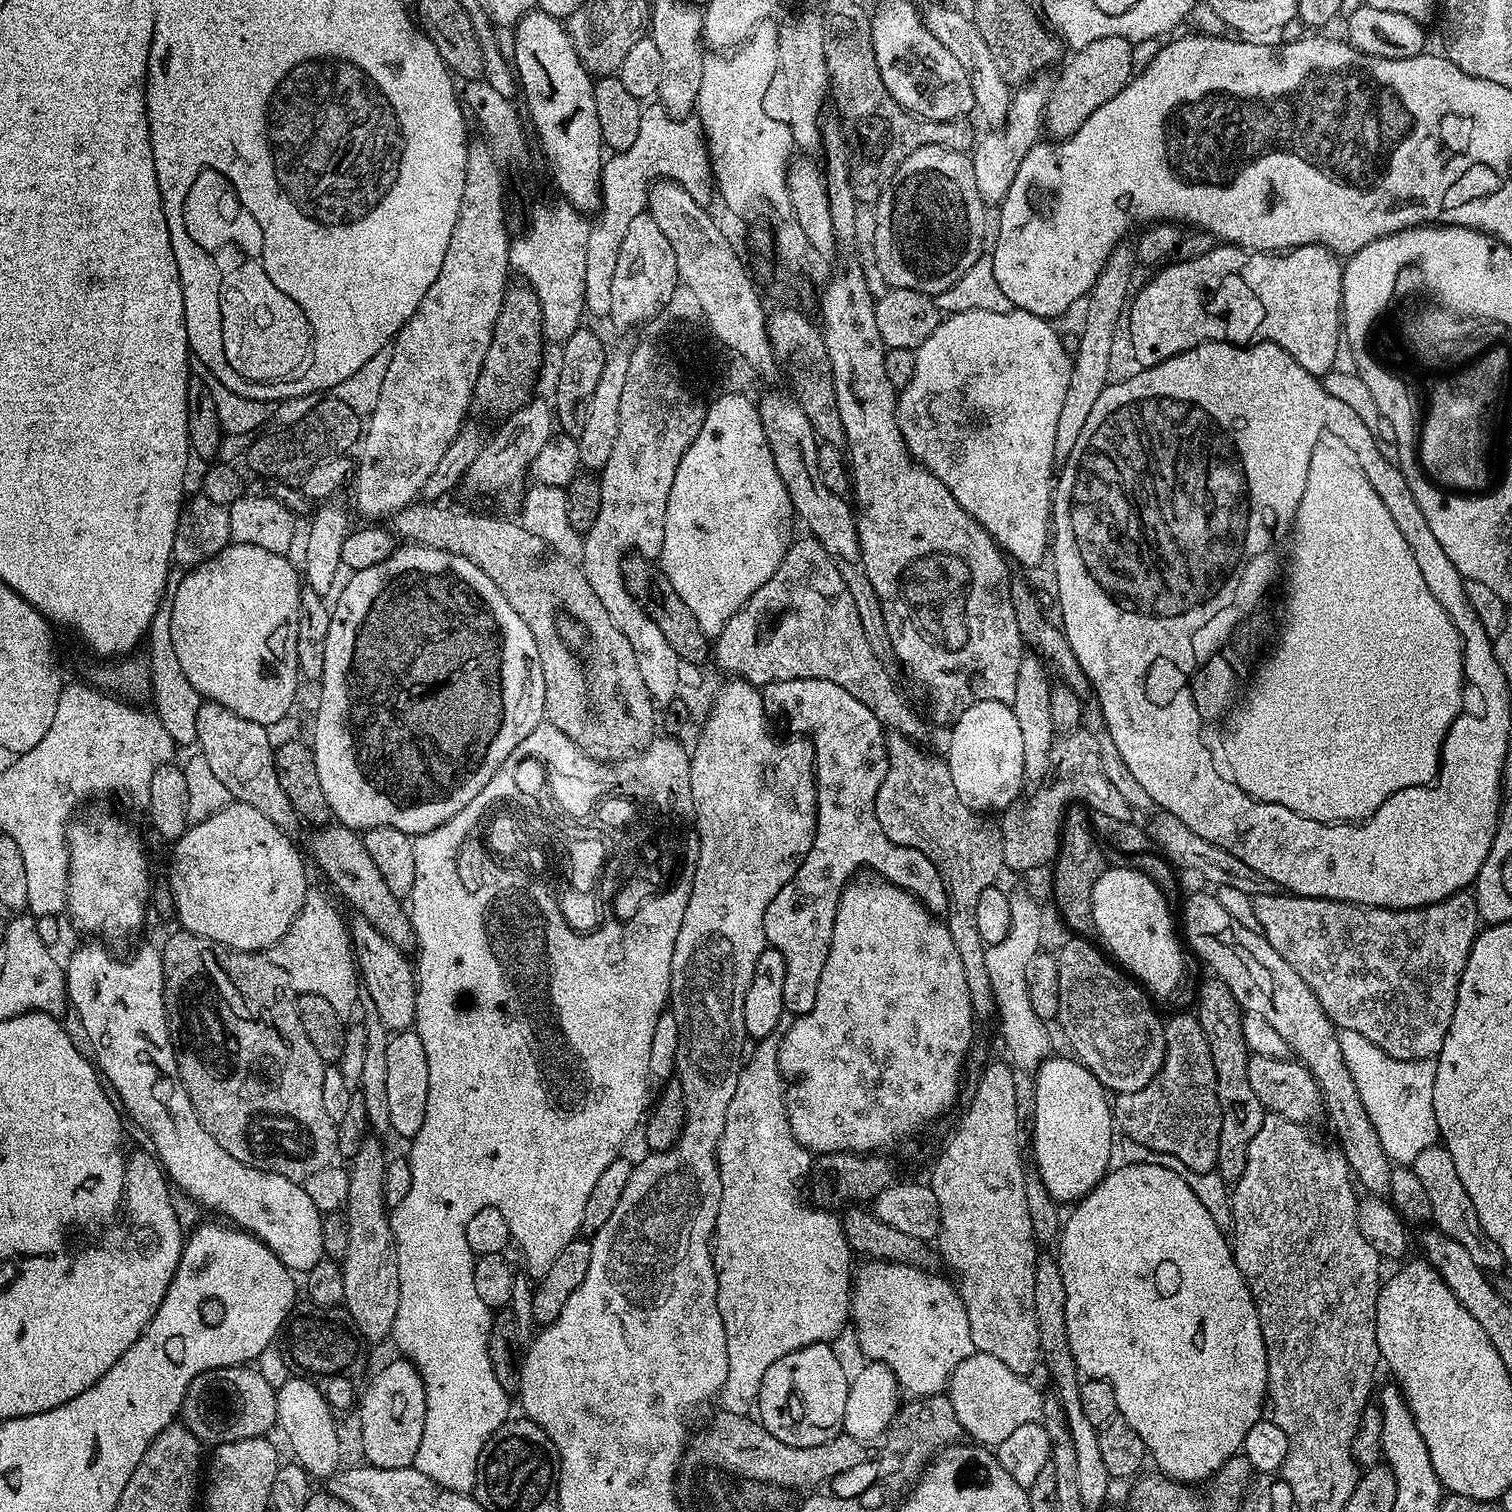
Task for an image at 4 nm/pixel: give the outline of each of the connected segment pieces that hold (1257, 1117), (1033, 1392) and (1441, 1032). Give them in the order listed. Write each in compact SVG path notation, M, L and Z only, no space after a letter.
M1209 978L1196 996L1194 1015L1202 1026L1202 1034L1206 1034L1206 1042L1210 1046L1210 1058L1214 1058L1216 1093L1220 1107L1220 1133L1215 1171L1232 1186L1242 1178L1246 1170L1248 1147L1250 1142L1254 1142L1254 1134L1258 1134L1258 1126L1262 1126L1266 1109L1262 1106L1262 1102L1258 1102L1258 1094L1254 1094L1248 1081L1250 1053L1242 1038L1240 1025L1242 1009L1234 994L1230 994L1230 986L1226 986L1226 982L1221 980Z
M973 1351L971 1356L958 1362L951 1378L948 1379L946 1395L950 1406L954 1406L954 1414L958 1414L963 1435L981 1446L995 1446L1006 1442L1006 1438L1009 1434L1014 1434L1018 1426L1037 1423L1043 1414L1045 1397L1031 1384L1032 1382L1031 1379L1014 1374L1014 1370L1008 1369L1000 1359L985 1352Z
M1280 890L1274 894L1252 897L1252 905L1254 906L1254 918L1258 918L1260 931L1270 942L1270 946L1274 946L1274 950L1278 950L1278 954L1282 954L1282 958L1286 958L1286 962L1294 966L1298 978L1302 978L1302 982L1306 982L1306 986L1314 990L1314 998L1322 1002L1322 1010L1326 1010L1326 1014L1337 1029L1355 1030L1357 1034L1362 1034L1362 1038L1374 1042L1374 1046L1390 1054L1390 1058L1431 1060L1440 1055L1442 1042L1446 1042L1446 1034L1450 1030L1450 1018L1454 1014L1462 970L1468 961L1472 943L1476 940L1476 933L1482 928L1476 897L1471 891L1456 892L1442 902L1434 902L1421 908L1371 908L1361 904L1347 904L1341 900L1315 900L1305 896L1293 896Z

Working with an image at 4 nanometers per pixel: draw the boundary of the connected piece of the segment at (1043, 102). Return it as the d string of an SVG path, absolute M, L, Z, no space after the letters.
M1033 78L1027 84L1019 85L1011 93L1008 117L1003 127L985 131L985 136L981 140L979 137L971 149L974 179L978 181L978 194L982 194L985 205L999 205L1006 190L1010 190L1010 182L1014 182L1014 174L1018 172L1018 166L1022 166L1022 158L1041 139L1050 84L1049 81L1040 79L1044 78Z

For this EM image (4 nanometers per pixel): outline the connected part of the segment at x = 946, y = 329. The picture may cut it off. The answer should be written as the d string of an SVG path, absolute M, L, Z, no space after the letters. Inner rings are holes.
M1012 308L1007 312L966 310L951 313L947 318L941 319L934 334L930 334L930 338L926 338L926 342L922 342L922 346L915 349L914 378L910 378L905 388L899 389L896 401L896 421L913 460L930 474L934 474L934 478L938 478L938 482L942 482L942 486L946 486L946 490L954 494L958 506L962 506L966 514L973 516L1013 561L1016 559L1028 568L1042 563L1043 560L1045 563L1050 552L1050 521L1054 491L1052 464L1057 461L1054 454L1054 433L1058 430L1058 414L1062 414L1062 401L1066 399L1066 386L1070 386L1073 362L1073 357L1064 349L1059 334L1048 324L1051 323L1045 317L1024 312L1021 308ZM972 372L980 372L980 380L984 380L984 388L980 388L980 396L984 396L984 420L980 420L980 428L976 428L976 420L972 420ZM984 424L992 424L992 428L988 428L988 440L980 440L980 436L984 436Z

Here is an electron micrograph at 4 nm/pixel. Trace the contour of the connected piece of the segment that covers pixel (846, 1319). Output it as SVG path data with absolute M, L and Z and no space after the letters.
M771 1035L765 1040L759 1041L755 1047L756 1049L753 1052L751 1049L744 1067L740 1069L738 1090L734 1094L734 1098L730 1098L730 1110L726 1110L726 1130L722 1130L722 1138L718 1142L718 1150L716 1151L716 1161L722 1178L722 1202L718 1206L718 1218L716 1219L712 1250L712 1261L716 1267L716 1277L718 1278L718 1314L722 1314L722 1326L726 1326L726 1354L728 1355L726 1382L718 1400L719 1403L724 1403L721 1404L723 1411L742 1414L743 1416L749 1415L757 1407L762 1378L766 1378L766 1370L770 1370L770 1366L774 1366L774 1362L778 1362L778 1358L786 1358L786 1354L811 1344L836 1342L836 1339L840 1336L840 1331L846 1326L849 1327L852 1315L852 1286L854 1283L854 1263L852 1264L854 1253L852 1247L848 1245L848 1239L844 1236L841 1217L831 1211L813 1206L806 1199L805 1193L804 1196L800 1193L800 1187L803 1184L805 1187L806 1181L809 1179L814 1156L808 1149L801 1146L798 1138L790 1130L790 1118L788 1117L786 1103L786 1081L778 1062L780 1041L775 1035Z

